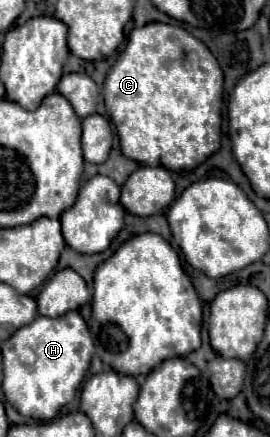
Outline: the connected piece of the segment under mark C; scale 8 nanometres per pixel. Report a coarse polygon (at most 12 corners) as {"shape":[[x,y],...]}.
{"shape":[[183,27],[133,29],[103,97],[121,153],[219,149],[223,71]]}

